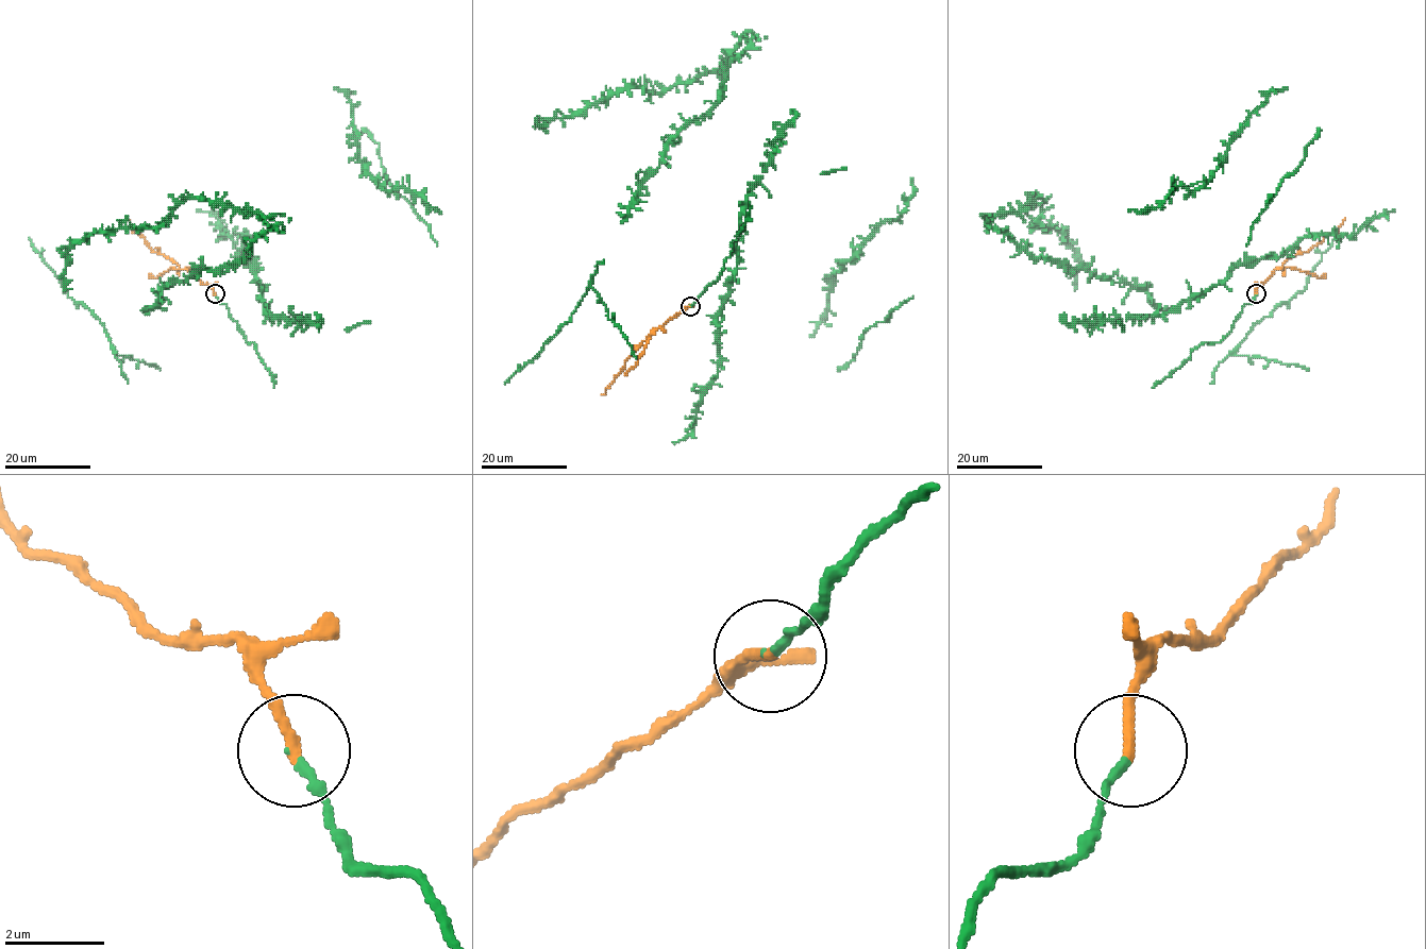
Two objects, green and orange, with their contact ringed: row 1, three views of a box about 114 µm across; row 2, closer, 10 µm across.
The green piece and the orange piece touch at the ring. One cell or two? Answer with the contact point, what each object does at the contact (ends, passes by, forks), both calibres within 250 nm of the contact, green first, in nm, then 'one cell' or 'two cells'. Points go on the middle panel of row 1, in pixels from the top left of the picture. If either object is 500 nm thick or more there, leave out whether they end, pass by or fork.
place (690, 306); green ends; orange ends; calibres 130 and 240 nm; one cell

